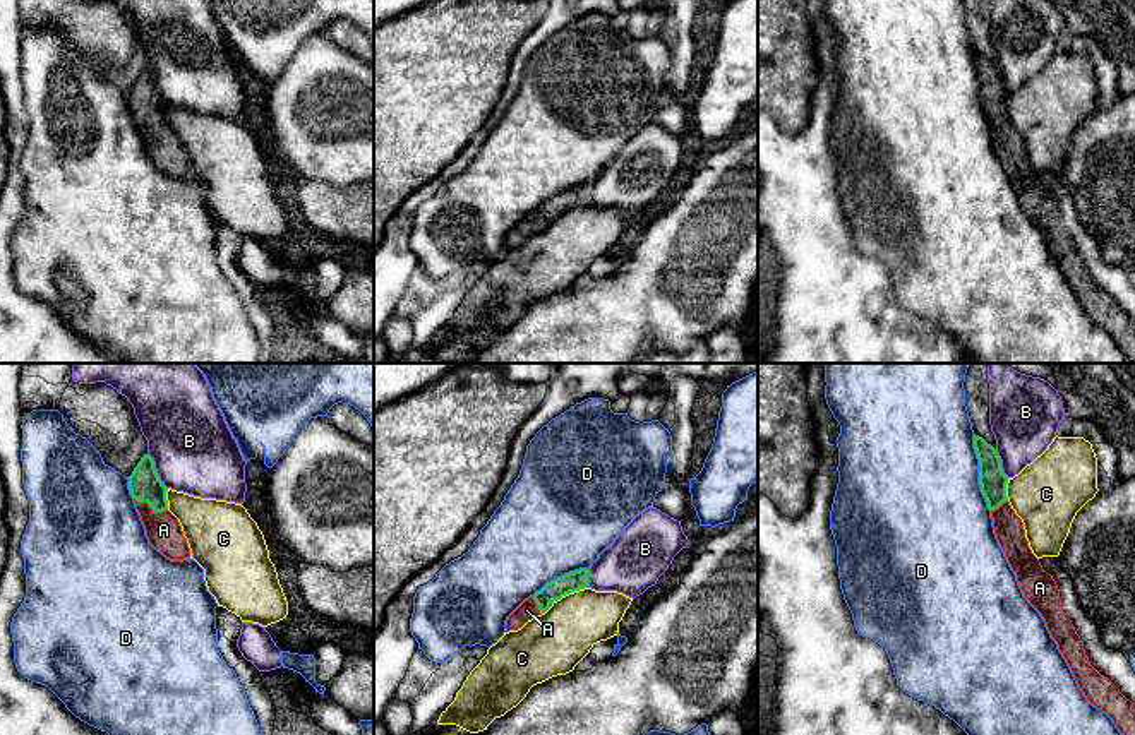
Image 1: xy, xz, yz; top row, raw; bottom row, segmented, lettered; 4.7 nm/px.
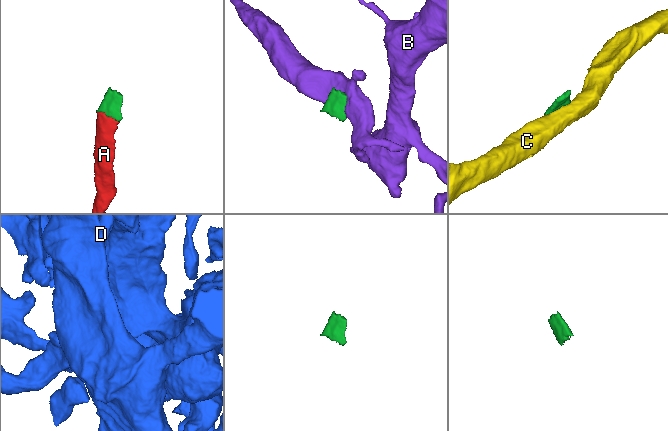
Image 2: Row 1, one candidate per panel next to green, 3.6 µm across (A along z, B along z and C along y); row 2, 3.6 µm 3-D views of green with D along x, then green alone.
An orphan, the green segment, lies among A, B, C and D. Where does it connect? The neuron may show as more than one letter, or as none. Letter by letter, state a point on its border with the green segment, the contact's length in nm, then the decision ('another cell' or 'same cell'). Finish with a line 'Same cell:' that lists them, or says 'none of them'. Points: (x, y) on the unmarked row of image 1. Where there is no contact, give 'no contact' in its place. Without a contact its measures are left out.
A: xy (151, 124) | 170 nm | same cell
B: xy (155, 88) | 200 nm | another cell
C: xz (568, 209) | 180 nm | another cell
D: yz (979, 89) | 380 nm | another cell
Same cell: A

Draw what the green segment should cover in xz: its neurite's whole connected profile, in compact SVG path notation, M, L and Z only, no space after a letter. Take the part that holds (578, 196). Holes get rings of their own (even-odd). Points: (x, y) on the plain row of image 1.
M580 185L547 199L507 233L506 248L521 245L528 236L545 230L554 218L586 202L588 185Z

